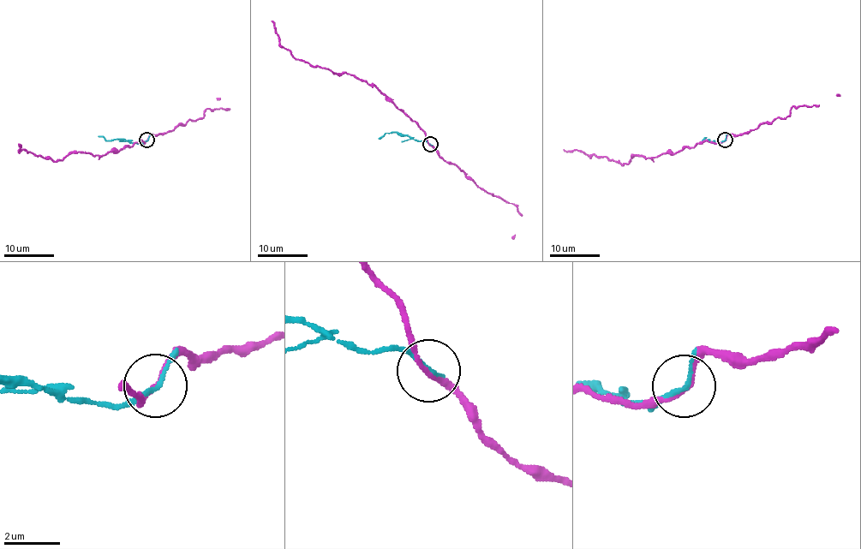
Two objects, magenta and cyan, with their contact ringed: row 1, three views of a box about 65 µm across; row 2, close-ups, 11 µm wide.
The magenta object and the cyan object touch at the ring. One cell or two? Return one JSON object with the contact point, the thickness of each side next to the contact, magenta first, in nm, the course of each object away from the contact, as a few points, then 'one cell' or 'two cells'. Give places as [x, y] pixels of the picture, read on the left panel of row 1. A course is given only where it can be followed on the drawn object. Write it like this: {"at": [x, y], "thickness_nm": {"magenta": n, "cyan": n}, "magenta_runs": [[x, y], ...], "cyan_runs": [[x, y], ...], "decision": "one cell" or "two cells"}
{"at": [146, 140], "thickness_nm": {"magenta": 140, "cyan": 130}, "magenta_runs": [[147, 140], [101, 155], [69, 152], [55, 161], [19, 149], [18, 143]], "cyan_runs": [[147, 140], [142, 144], [129, 142], [125, 139], [106, 140], [98, 136]], "decision": "two cells"}

